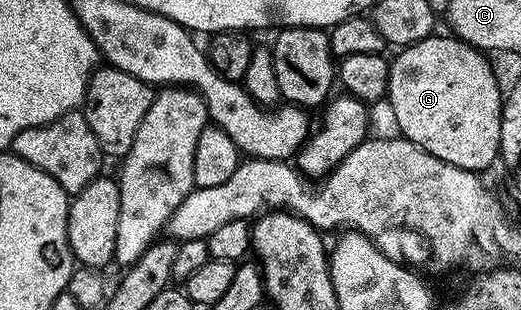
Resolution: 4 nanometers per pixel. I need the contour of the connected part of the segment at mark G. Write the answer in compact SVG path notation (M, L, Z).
M430 36L411 46L404 46L396 58L390 59L386 99L391 103L400 125L402 137L417 144L425 152L437 156L462 170L483 172L500 157L501 122L503 120L504 91L499 91L495 70L487 63L488 55L476 50L468 42L454 36Z

